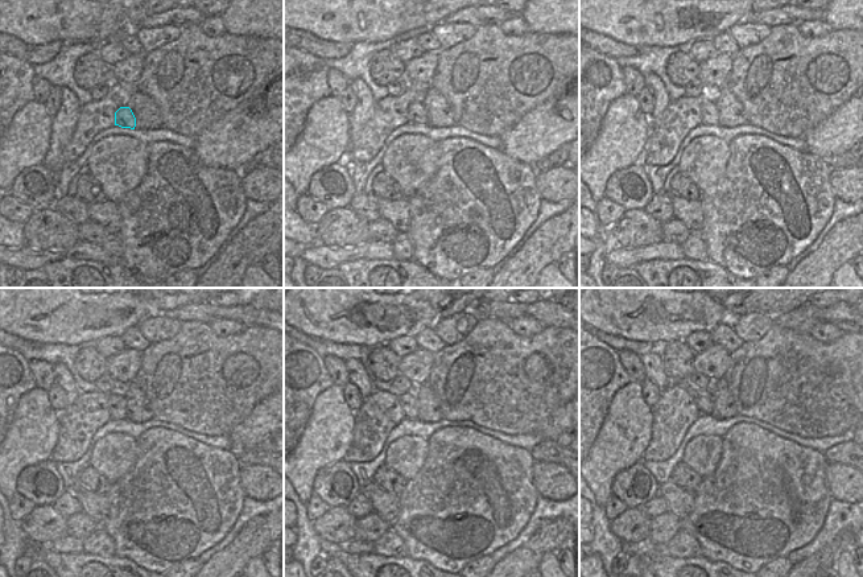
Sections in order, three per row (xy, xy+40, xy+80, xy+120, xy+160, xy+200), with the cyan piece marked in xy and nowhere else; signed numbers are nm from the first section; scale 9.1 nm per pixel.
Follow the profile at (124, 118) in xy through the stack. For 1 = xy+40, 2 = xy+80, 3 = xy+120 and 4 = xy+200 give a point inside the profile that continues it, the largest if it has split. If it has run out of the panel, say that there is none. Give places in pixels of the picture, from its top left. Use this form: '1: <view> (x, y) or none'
1: xy+40 (417, 112)
2: xy+80 (709, 111)
3: xy+120 (116, 402)
4: xy+200 (702, 398)

